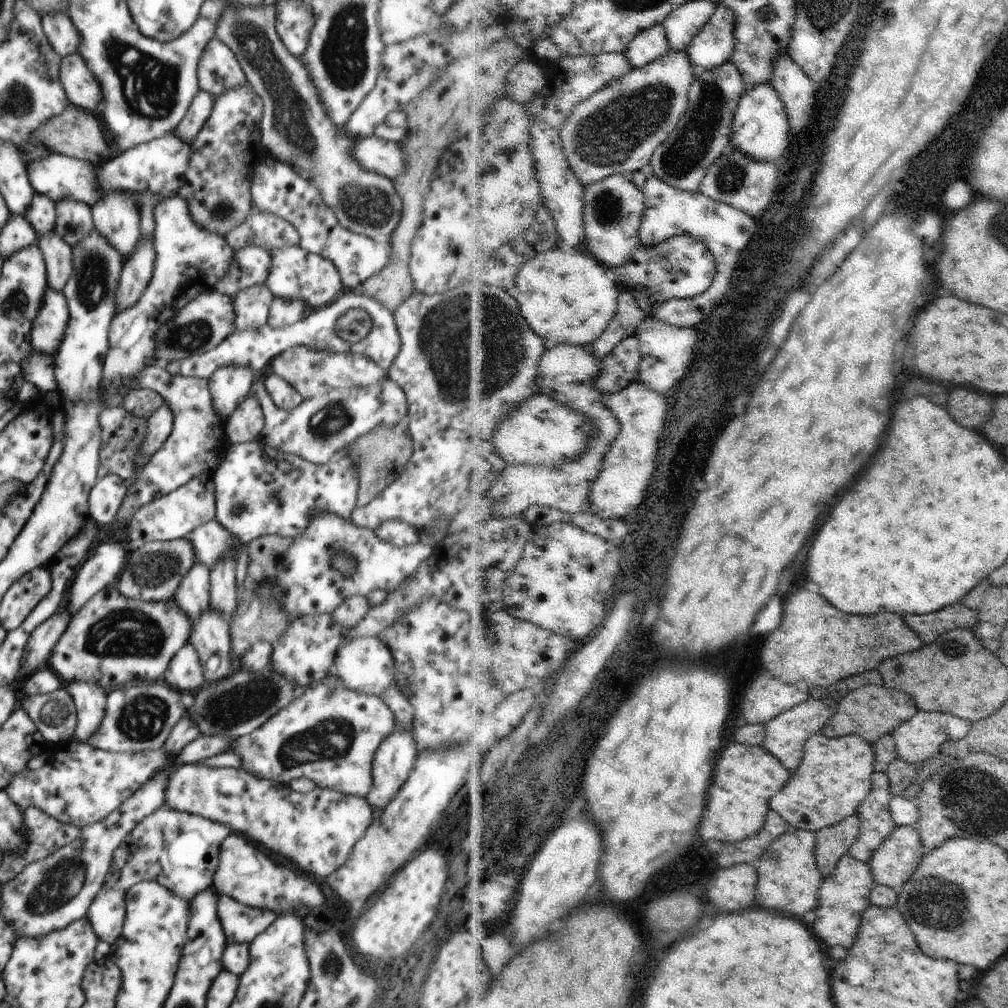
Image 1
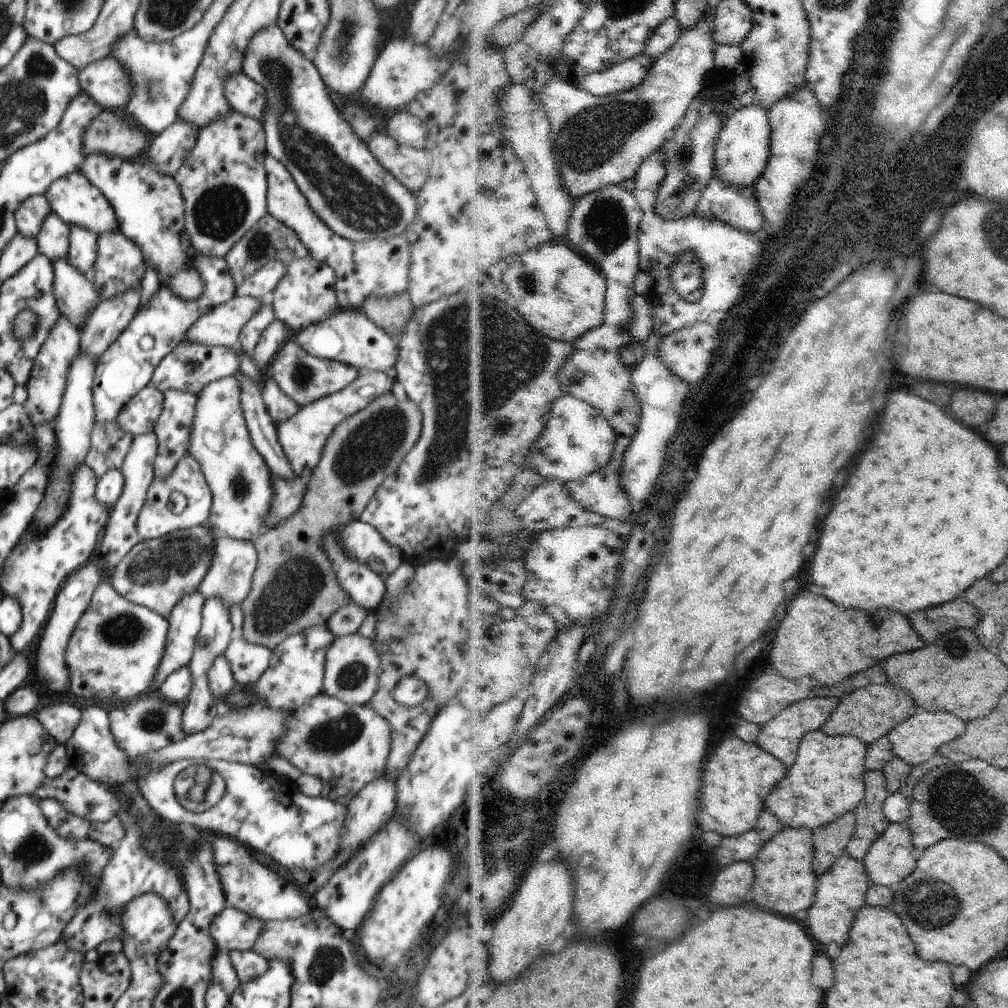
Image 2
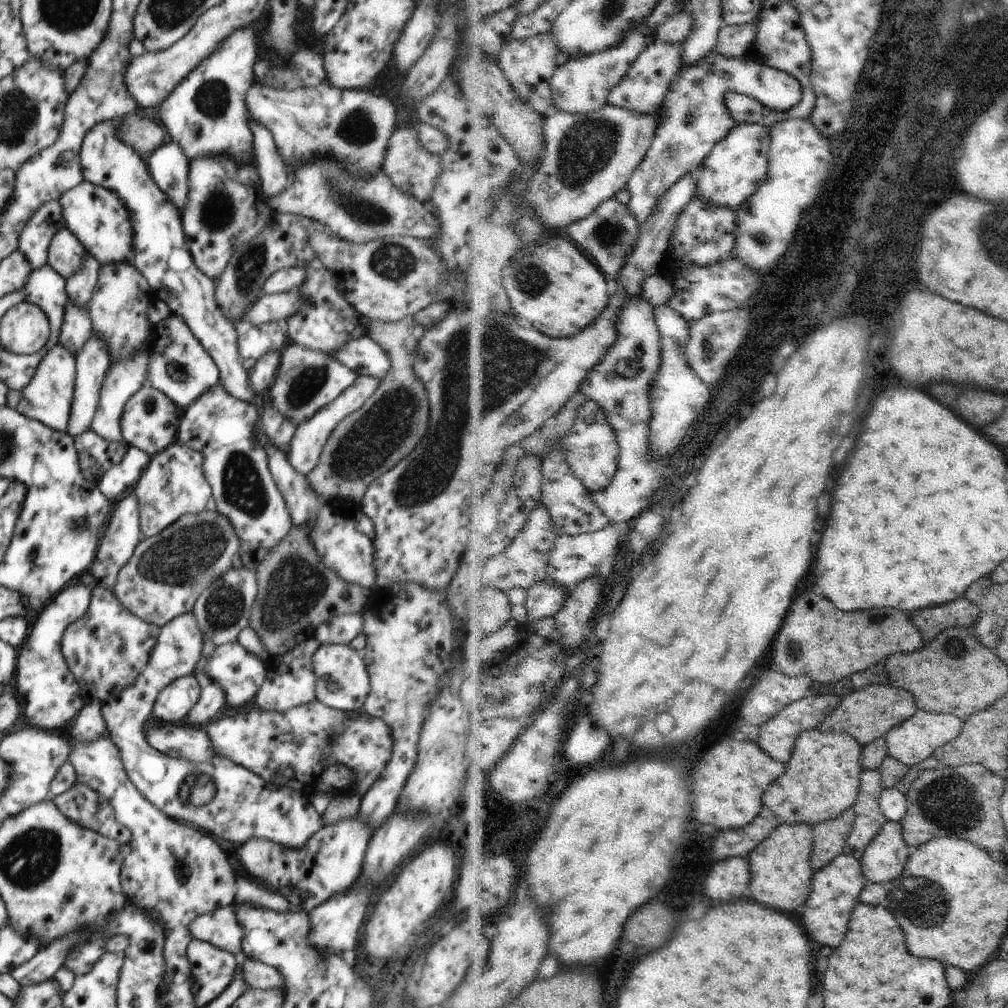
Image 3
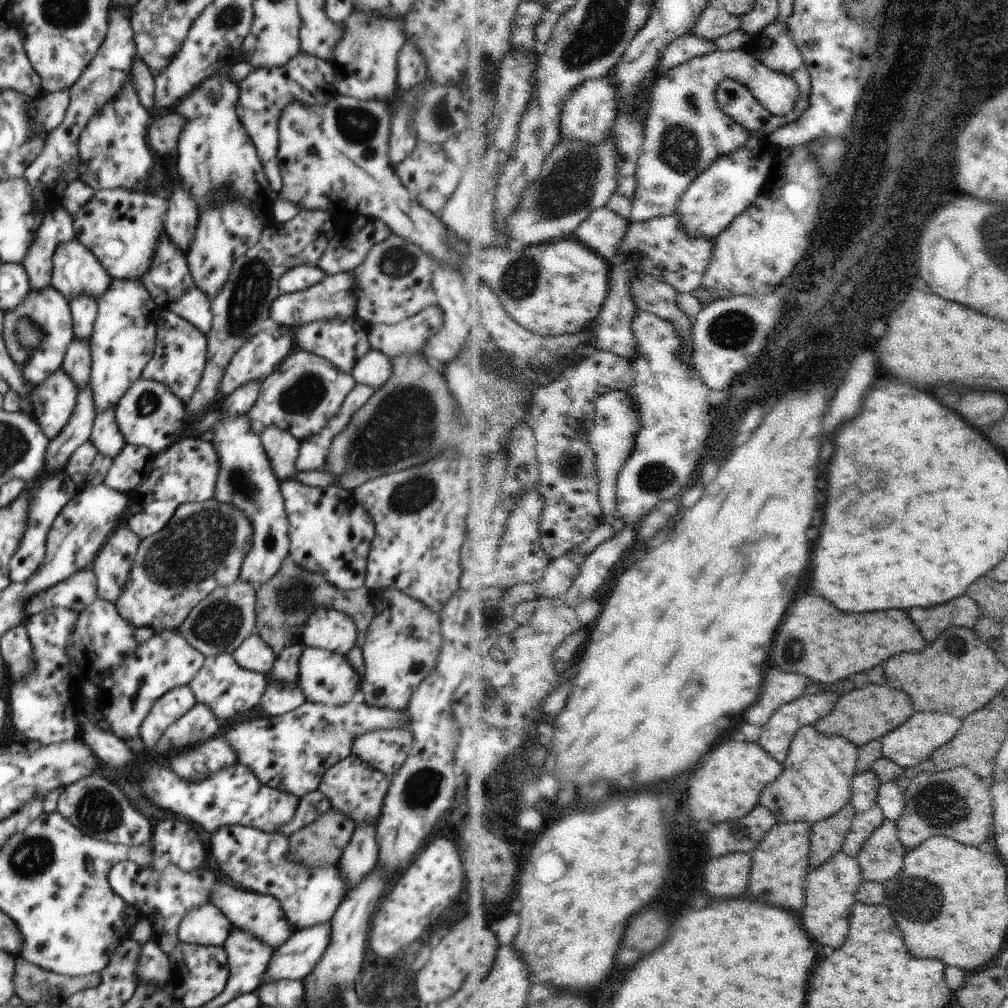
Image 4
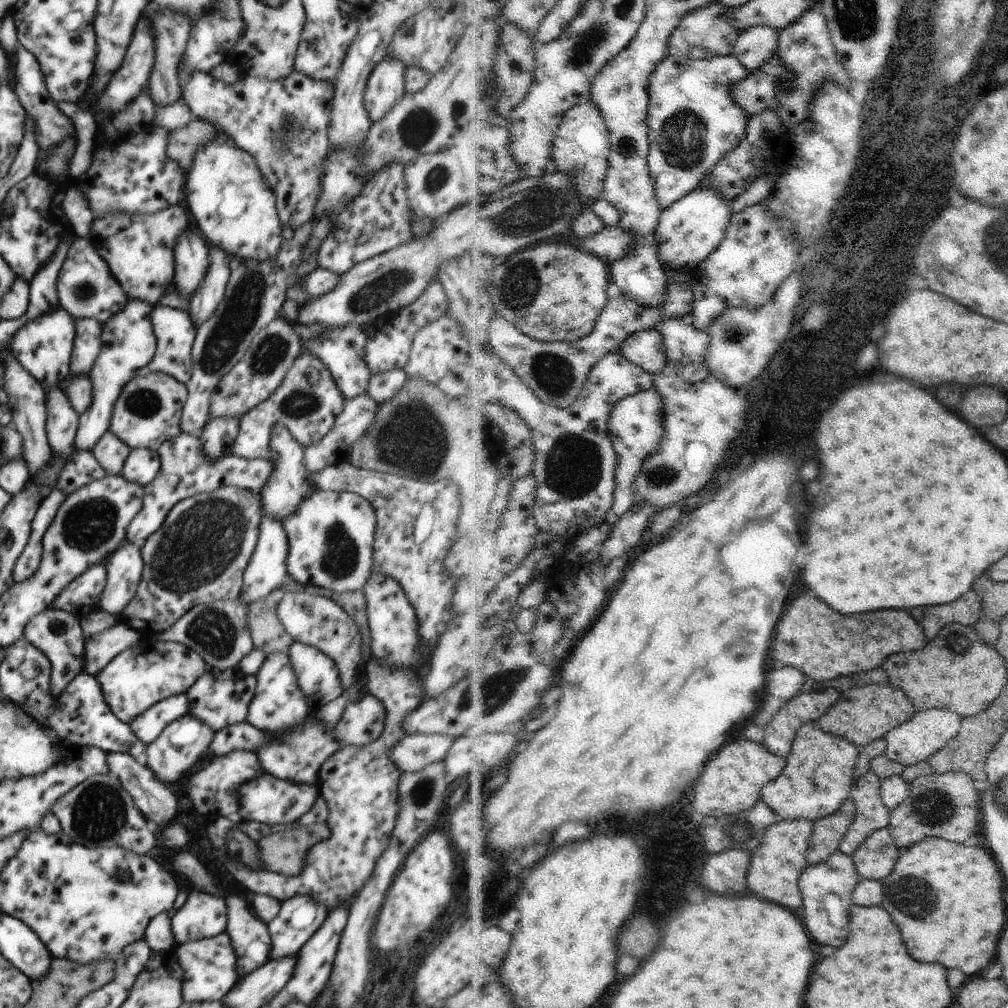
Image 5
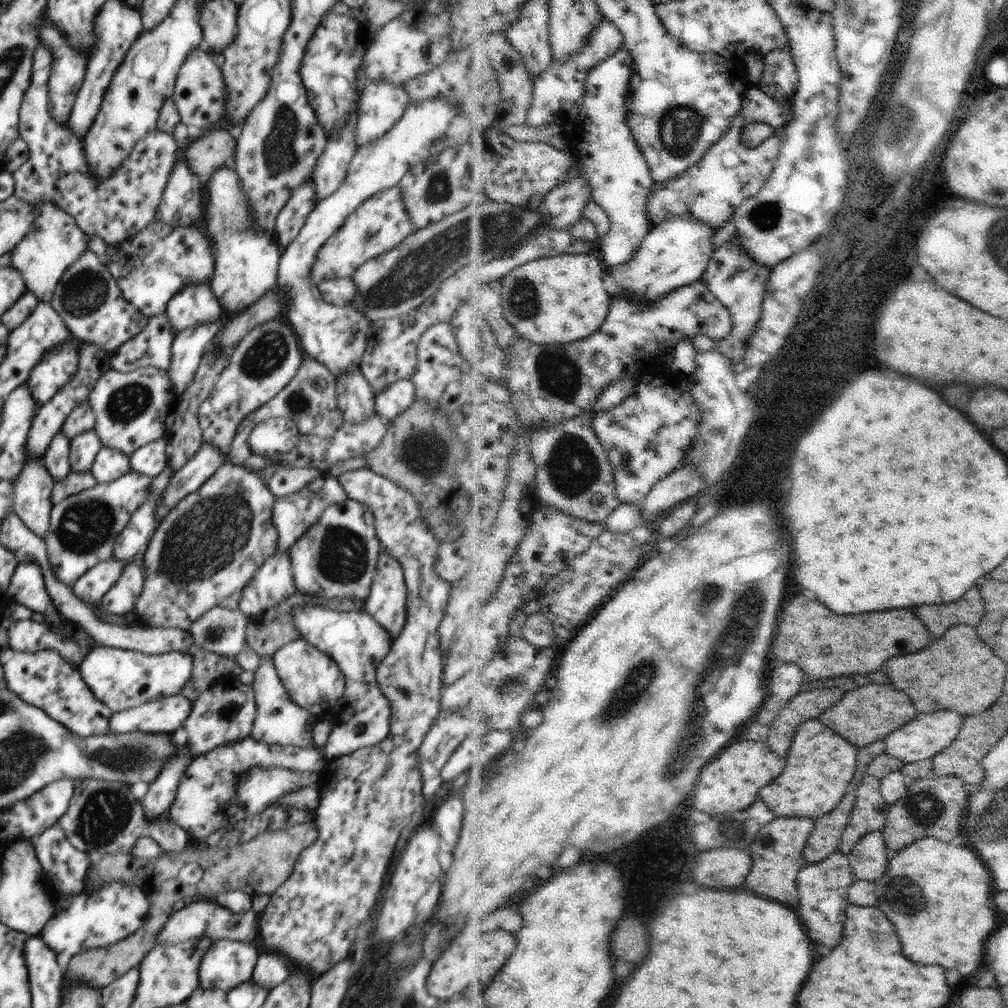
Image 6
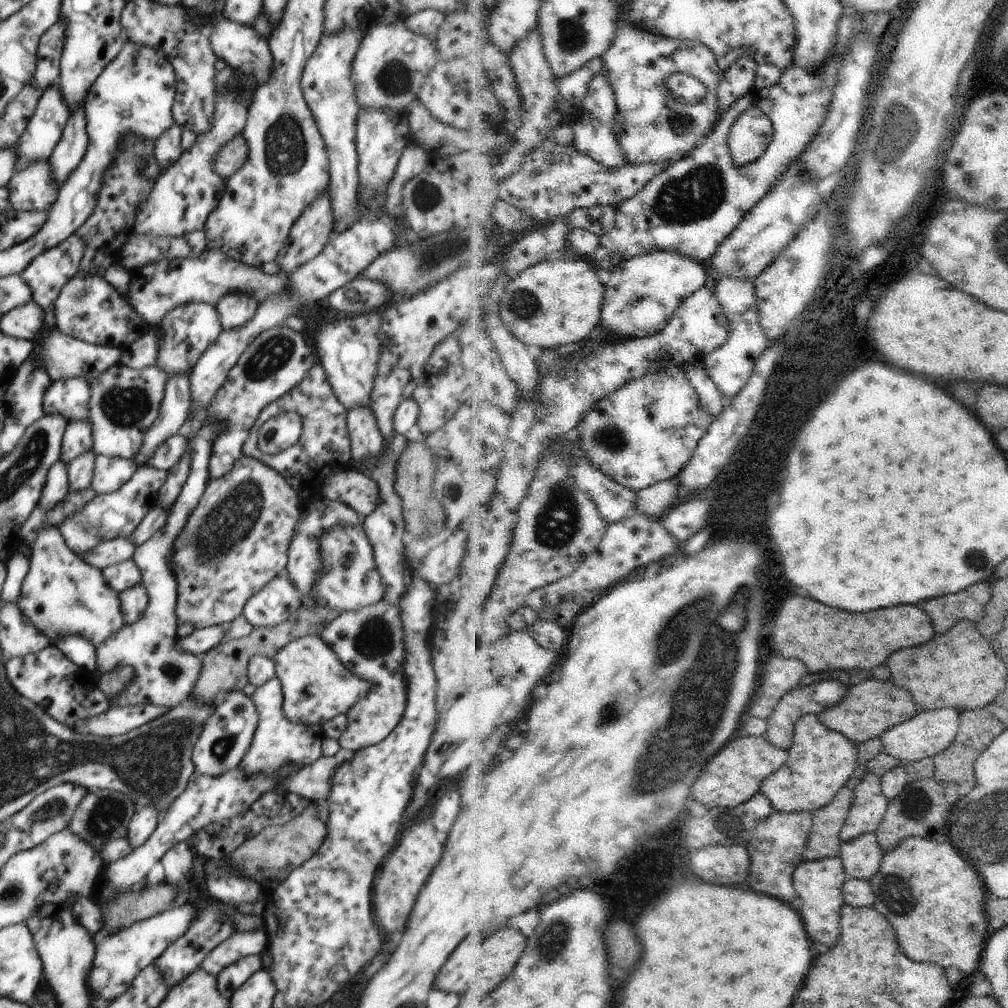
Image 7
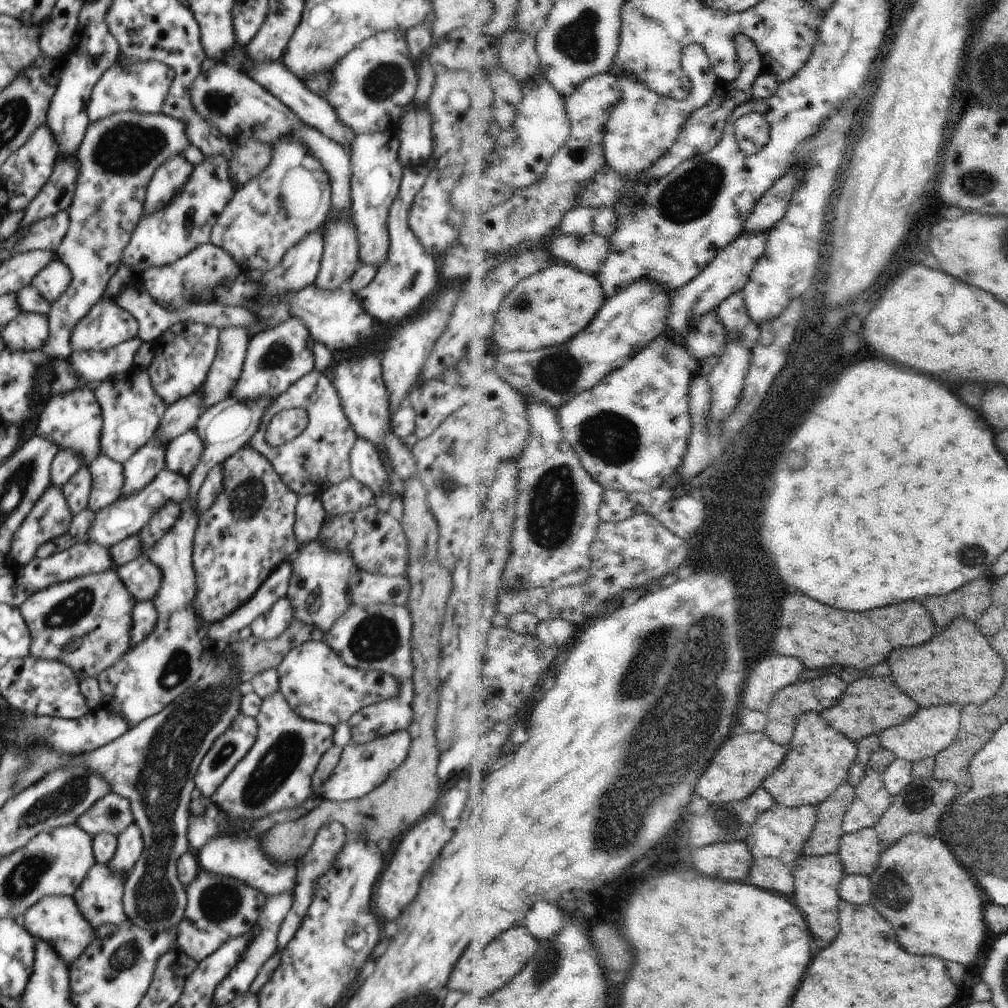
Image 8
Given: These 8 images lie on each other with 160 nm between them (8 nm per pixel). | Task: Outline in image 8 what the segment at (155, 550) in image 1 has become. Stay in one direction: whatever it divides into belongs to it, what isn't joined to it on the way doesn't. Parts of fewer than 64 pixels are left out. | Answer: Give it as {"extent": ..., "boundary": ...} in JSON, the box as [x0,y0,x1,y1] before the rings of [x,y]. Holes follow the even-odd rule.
{"extent":[193,445,300,623],"boundary":[[[246,445],[226,459],[223,466],[222,490],[214,499],[214,504],[199,516],[193,536],[193,567],[197,578],[193,605],[201,617],[214,623],[225,619],[248,602],[270,573],[285,560],[294,560],[298,552],[293,524],[295,506],[300,496],[278,476],[272,463]]]}

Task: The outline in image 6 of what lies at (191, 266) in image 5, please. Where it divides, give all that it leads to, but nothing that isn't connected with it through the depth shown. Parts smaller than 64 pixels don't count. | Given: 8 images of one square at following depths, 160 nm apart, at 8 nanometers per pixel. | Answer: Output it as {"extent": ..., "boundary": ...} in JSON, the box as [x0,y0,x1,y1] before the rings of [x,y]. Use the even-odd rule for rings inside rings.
{"extent":[165,284,222,334],"boundary":[[[208,284],[188,286],[170,299],[165,316],[173,325],[173,333],[180,334],[185,328],[218,321],[222,308]]]}

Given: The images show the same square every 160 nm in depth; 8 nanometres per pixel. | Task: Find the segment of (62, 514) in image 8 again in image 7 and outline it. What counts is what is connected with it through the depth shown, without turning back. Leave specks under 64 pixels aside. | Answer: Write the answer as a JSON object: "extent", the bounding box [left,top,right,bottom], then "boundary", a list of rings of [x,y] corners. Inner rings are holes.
{"extent":[38,460,69,511],"boundary":[[[60,460],[56,461],[48,471],[38,506],[51,511],[58,506],[69,493],[69,478],[67,466]]]}

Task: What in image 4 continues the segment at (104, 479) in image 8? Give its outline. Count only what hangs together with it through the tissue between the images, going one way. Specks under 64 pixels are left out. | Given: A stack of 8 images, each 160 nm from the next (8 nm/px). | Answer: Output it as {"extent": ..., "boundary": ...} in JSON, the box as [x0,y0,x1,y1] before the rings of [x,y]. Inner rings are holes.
{"extent":[89,406,126,459],"boundary":[[[112,406],[96,416],[89,440],[98,448],[98,452],[102,452],[103,456],[110,456],[112,459],[118,456],[122,448],[126,446],[114,414],[116,414],[115,407]]]}

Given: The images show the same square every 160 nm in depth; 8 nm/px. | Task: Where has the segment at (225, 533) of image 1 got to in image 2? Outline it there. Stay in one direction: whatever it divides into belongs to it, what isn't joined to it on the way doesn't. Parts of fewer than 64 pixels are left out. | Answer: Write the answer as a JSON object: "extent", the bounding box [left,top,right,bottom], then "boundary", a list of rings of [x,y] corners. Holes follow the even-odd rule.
{"extent":[199,534,257,610],"boundary":[[[216,534],[211,567],[200,583],[199,592],[205,599],[219,598],[229,610],[231,606],[242,604],[252,586],[253,574],[257,567],[257,552],[250,541],[239,541],[229,536]]]}

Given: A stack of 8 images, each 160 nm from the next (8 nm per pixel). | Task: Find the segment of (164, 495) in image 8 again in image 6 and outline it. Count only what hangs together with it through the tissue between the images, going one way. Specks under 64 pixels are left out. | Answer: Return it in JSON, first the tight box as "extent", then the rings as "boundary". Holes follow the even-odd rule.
{"extent":[44,470,152,585],"boundary":[[[130,470],[114,482],[98,483],[51,508],[49,531],[44,540],[50,564],[60,582],[72,585],[99,562],[114,557],[114,543],[132,515],[148,500],[152,481],[151,476]]]}

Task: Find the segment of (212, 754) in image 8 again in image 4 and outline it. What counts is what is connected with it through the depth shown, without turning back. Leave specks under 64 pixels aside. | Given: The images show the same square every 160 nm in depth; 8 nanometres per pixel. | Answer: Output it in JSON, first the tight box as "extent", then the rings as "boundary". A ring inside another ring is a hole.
{"extent":[189,653,268,720],"boundary":[[[219,653],[218,656],[204,658],[204,665],[189,683],[197,704],[208,706],[219,720],[230,720],[238,714],[250,716],[259,705],[262,692],[266,688],[268,676],[245,670],[236,663],[233,654]]]}

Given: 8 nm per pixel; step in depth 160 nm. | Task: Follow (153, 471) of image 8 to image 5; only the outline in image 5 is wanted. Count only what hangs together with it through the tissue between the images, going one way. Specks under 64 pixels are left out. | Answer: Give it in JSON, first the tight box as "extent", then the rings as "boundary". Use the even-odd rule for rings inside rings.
{"extent":[189,248,230,326],"boundary":[[[212,248],[210,250],[210,268],[206,280],[201,283],[198,292],[195,292],[189,302],[189,317],[194,326],[204,324],[216,312],[230,276],[230,256],[225,251]]]}

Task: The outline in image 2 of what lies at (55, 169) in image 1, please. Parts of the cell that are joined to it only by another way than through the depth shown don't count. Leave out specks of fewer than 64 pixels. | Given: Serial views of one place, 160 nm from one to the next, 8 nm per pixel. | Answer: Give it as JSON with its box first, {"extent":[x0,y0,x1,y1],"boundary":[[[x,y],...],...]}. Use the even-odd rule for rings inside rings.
{"extent":[44,172,119,236],"boundary":[[[82,172],[72,173],[67,177],[55,180],[48,187],[44,196],[48,199],[53,212],[70,227],[78,226],[88,229],[96,236],[107,232],[115,233],[119,230],[119,222],[111,202]]]}

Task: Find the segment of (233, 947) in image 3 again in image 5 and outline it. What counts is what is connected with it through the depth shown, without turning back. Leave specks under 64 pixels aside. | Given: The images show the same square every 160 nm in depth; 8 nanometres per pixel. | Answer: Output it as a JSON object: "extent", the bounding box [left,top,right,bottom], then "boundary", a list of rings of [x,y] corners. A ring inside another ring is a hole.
{"extent":[172,890,226,944],"boundary":[[[192,890],[186,904],[172,918],[176,944],[218,936],[226,930],[226,904],[206,892]]]}

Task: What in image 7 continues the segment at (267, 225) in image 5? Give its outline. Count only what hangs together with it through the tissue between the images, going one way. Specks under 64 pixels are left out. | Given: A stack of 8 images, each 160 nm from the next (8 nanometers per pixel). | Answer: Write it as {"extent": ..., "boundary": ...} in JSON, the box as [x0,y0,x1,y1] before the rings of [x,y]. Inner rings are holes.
{"extent":[218,293,257,331],"boundary":[[[232,293],[219,300],[218,308],[221,328],[224,331],[240,328],[245,325],[257,310],[257,302],[245,293]]]}

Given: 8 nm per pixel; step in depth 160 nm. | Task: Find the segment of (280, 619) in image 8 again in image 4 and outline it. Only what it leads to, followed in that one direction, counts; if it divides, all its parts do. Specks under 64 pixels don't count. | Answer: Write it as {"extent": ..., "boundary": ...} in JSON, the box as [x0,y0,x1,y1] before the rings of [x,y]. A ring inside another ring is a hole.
{"extent":[186,411,290,587],"boundary":[[[204,411],[186,420],[198,438],[210,442],[218,456],[218,476],[214,484],[214,500],[232,504],[242,512],[252,527],[252,545],[240,570],[240,579],[257,587],[270,580],[290,552],[289,523],[280,483],[270,467],[266,450],[258,432],[252,430],[247,413],[226,416],[226,412]]]}

